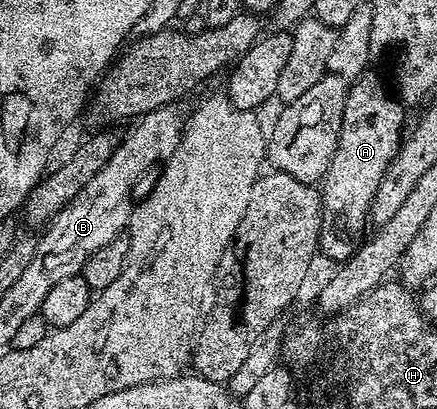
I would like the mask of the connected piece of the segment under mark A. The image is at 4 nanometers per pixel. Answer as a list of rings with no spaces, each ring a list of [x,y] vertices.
[[[375,70],[362,73],[348,85],[342,130],[338,134],[338,150],[334,150],[334,158],[324,176],[320,192],[319,251],[323,255],[325,252],[335,262],[350,259],[364,243],[364,227],[370,224],[374,194],[378,194],[378,186],[400,151],[405,135],[406,108],[390,88],[389,92]]]

